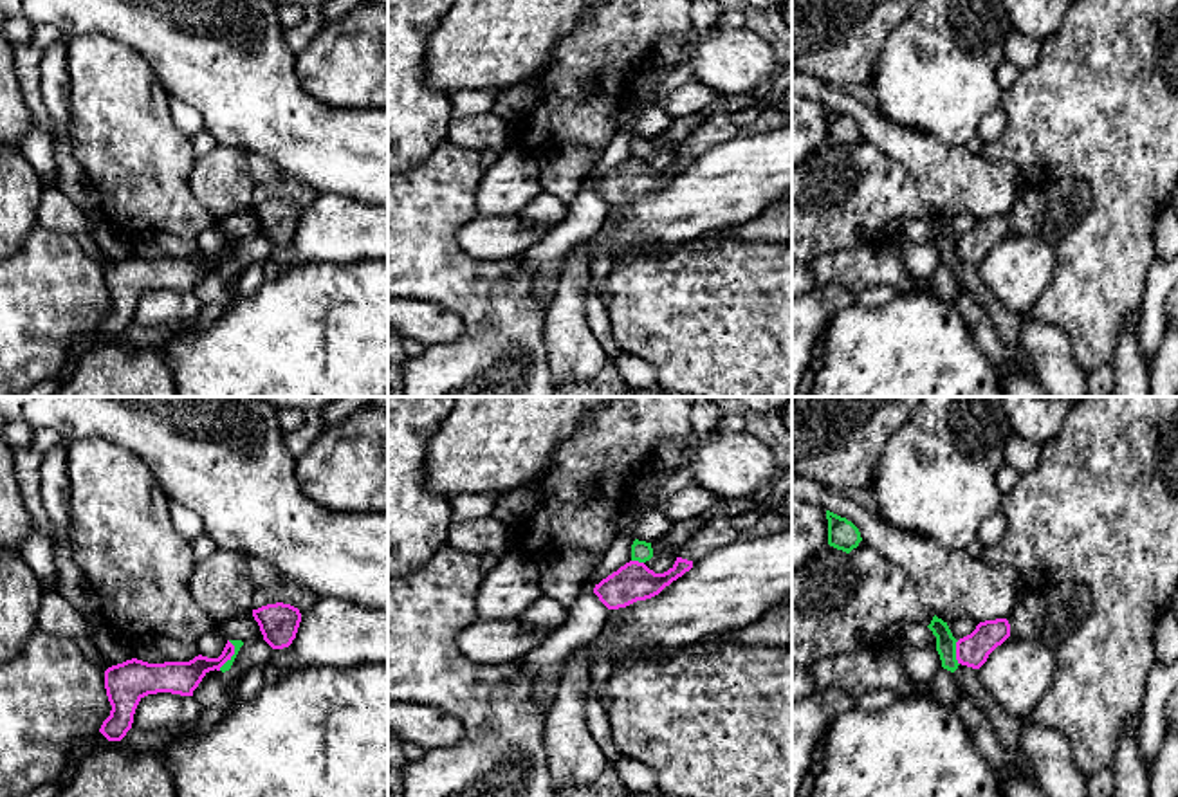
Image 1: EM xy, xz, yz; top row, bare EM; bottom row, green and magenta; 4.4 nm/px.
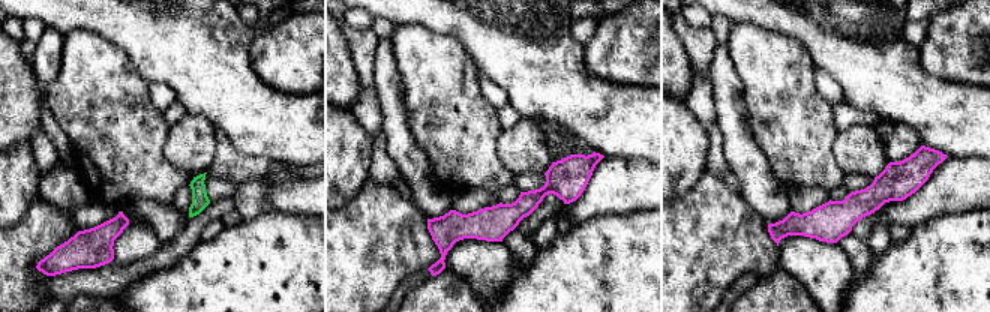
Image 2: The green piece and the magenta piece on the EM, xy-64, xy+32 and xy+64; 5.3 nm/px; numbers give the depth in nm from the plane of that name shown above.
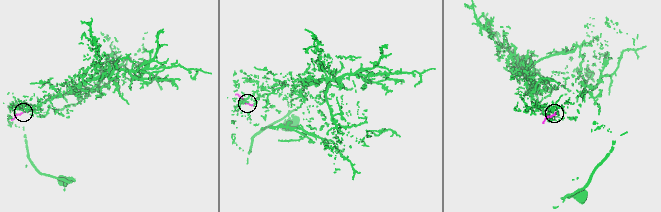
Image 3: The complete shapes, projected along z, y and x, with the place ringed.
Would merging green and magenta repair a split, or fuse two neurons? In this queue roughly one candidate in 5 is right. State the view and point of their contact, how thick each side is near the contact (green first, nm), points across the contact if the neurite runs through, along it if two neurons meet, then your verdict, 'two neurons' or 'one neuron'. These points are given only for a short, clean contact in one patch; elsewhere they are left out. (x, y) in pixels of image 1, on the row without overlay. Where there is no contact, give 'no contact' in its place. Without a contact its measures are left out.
xy (233, 251) | 40/150 nm | along xy (230, 237), (233, 251), (219, 265) | two neurons

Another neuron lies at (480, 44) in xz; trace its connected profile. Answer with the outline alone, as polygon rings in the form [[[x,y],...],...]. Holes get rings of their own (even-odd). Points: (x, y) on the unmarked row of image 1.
[[[455,0],[426,45],[426,83],[455,94],[502,92],[536,78],[548,65],[556,43],[574,32],[581,14],[603,0]]]

